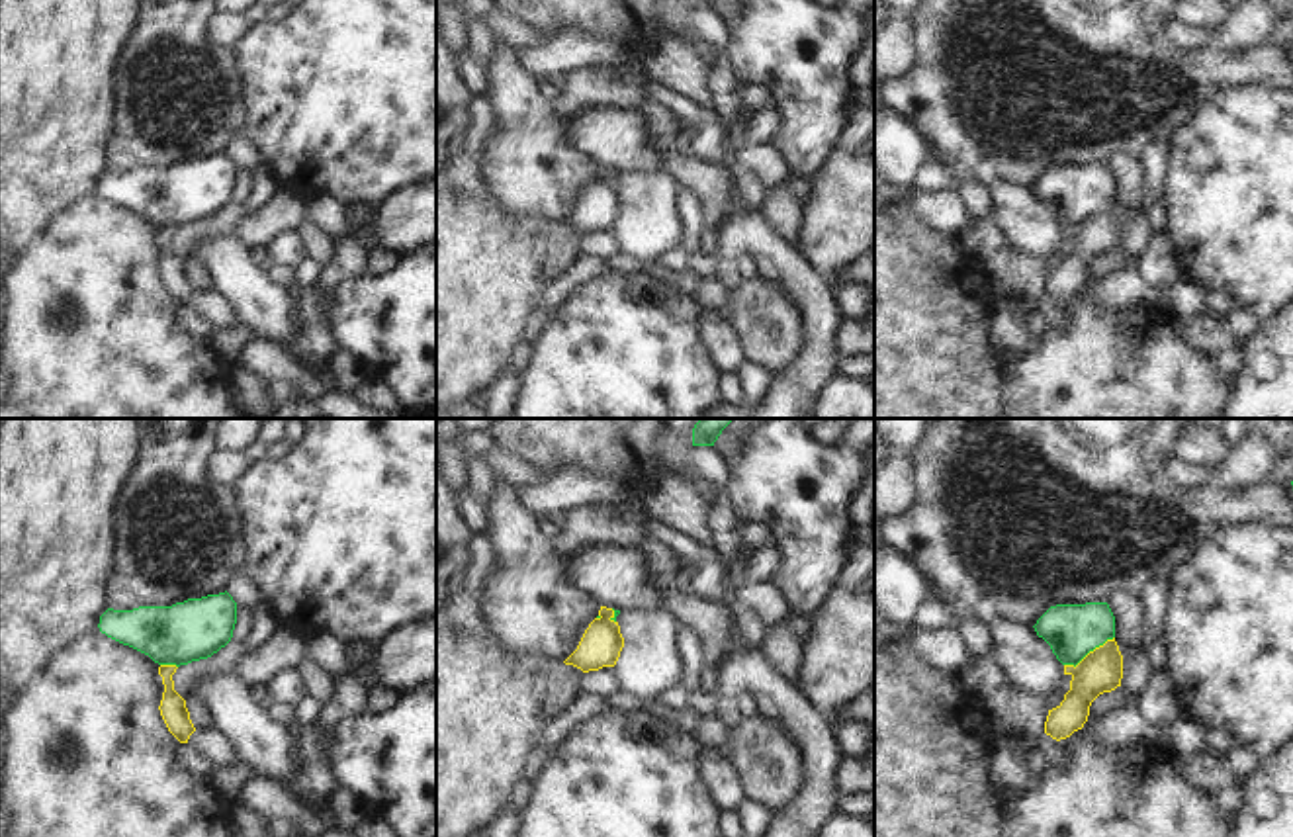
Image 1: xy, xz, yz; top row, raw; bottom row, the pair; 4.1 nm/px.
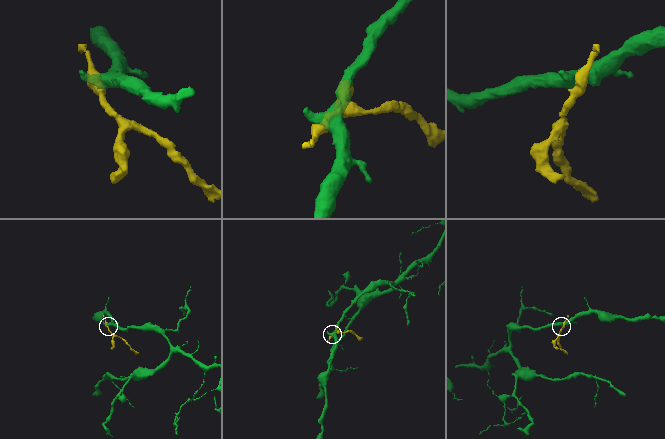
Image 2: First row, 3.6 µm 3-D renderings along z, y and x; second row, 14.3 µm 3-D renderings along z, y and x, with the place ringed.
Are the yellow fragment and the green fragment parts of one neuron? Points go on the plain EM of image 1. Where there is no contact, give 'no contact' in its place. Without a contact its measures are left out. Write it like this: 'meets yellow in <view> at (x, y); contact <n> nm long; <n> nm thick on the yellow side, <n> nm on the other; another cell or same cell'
meets yellow in yz at (1090, 214); contact 240 nm long; 180 nm thick on the yellow side, 220 nm on the other; another cell

